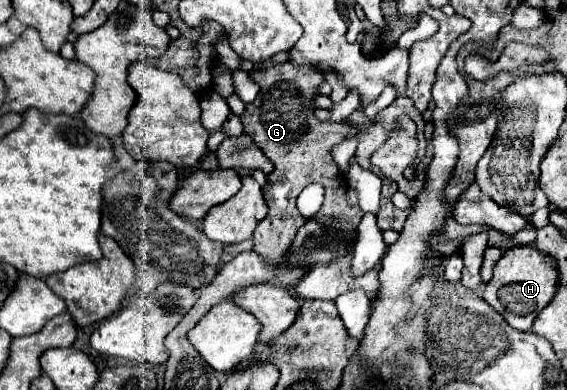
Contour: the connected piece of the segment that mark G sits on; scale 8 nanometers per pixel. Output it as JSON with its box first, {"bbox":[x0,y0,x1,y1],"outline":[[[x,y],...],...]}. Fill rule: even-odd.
{"bbox":[240,61,364,287],"outline":[[[286,61],[266,71],[252,71],[250,77],[260,85],[260,93],[250,103],[252,115],[242,115],[240,119],[244,131],[274,163],[274,171],[268,175],[266,187],[262,187],[270,211],[266,219],[260,221],[254,229],[254,251],[276,271],[276,277],[284,287],[292,287],[308,271],[300,265],[286,265],[288,247],[292,245],[296,231],[306,223],[306,219],[296,209],[296,197],[308,183],[320,183],[326,189],[324,203],[314,215],[314,221],[338,225],[344,227],[344,233],[354,233],[360,219],[364,217],[362,209],[348,205],[346,177],[340,177],[340,169],[330,157],[332,145],[344,141],[348,127],[322,123],[314,117],[314,97],[318,95],[316,87],[324,81],[324,75],[314,67],[294,67],[290,61]]]}

